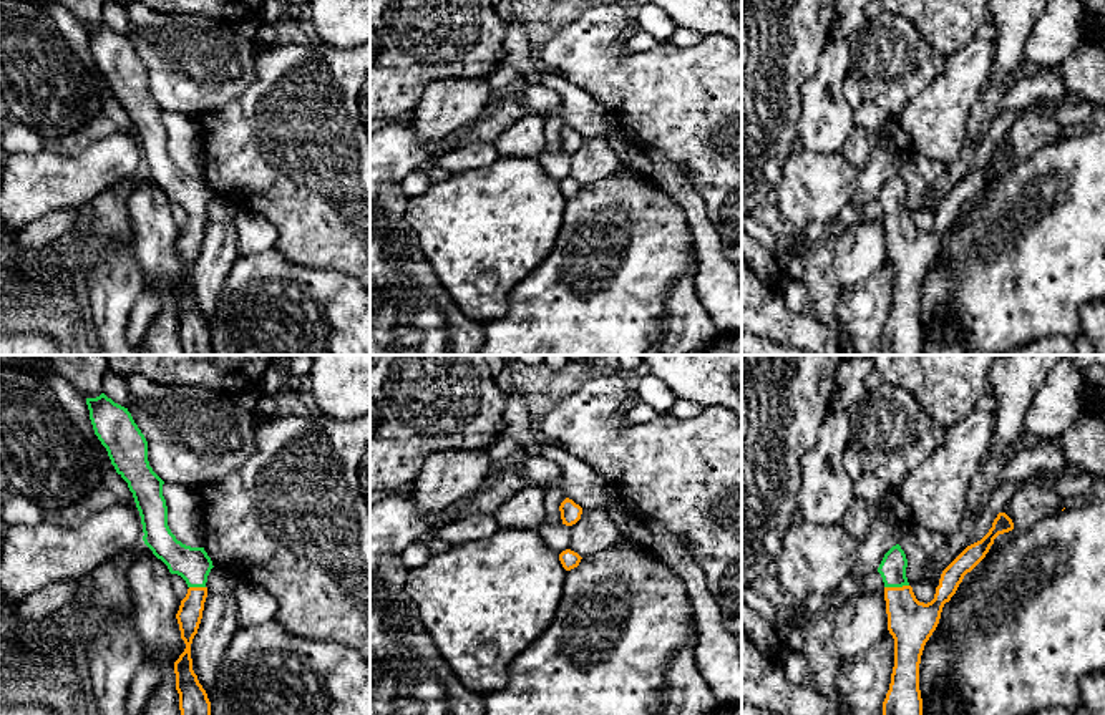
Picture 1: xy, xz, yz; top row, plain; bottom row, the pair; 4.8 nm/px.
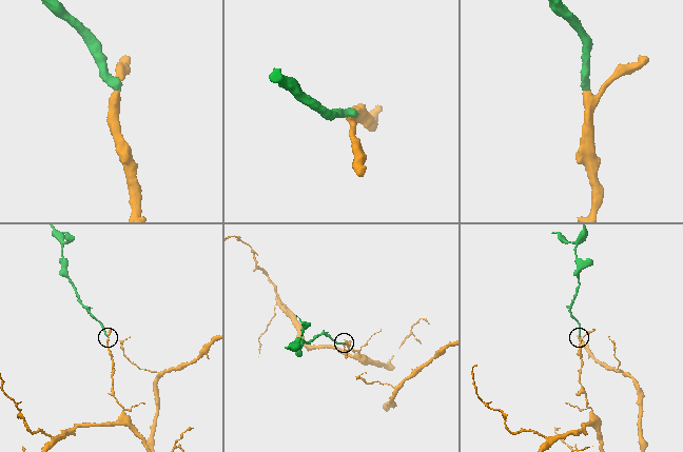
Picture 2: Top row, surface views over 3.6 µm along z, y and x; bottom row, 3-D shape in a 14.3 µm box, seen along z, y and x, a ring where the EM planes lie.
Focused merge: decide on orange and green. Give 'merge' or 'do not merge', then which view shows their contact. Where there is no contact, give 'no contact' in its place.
merge; contact in yz

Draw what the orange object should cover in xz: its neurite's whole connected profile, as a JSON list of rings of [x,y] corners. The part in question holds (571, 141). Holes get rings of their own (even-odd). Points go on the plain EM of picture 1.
[[[566,126],[561,131],[559,139],[561,139],[562,153],[566,153],[566,154],[576,153],[581,148],[581,143],[582,143],[582,136],[569,126]]]

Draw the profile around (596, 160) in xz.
[[[582,138],[581,148],[571,154],[569,178],[586,187],[611,178],[621,166],[609,138]]]

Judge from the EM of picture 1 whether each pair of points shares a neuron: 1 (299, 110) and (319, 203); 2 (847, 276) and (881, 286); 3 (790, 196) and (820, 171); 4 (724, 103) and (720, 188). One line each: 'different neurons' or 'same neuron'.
1: same neuron
2: different neurons
3: same neuron
4: same neuron

